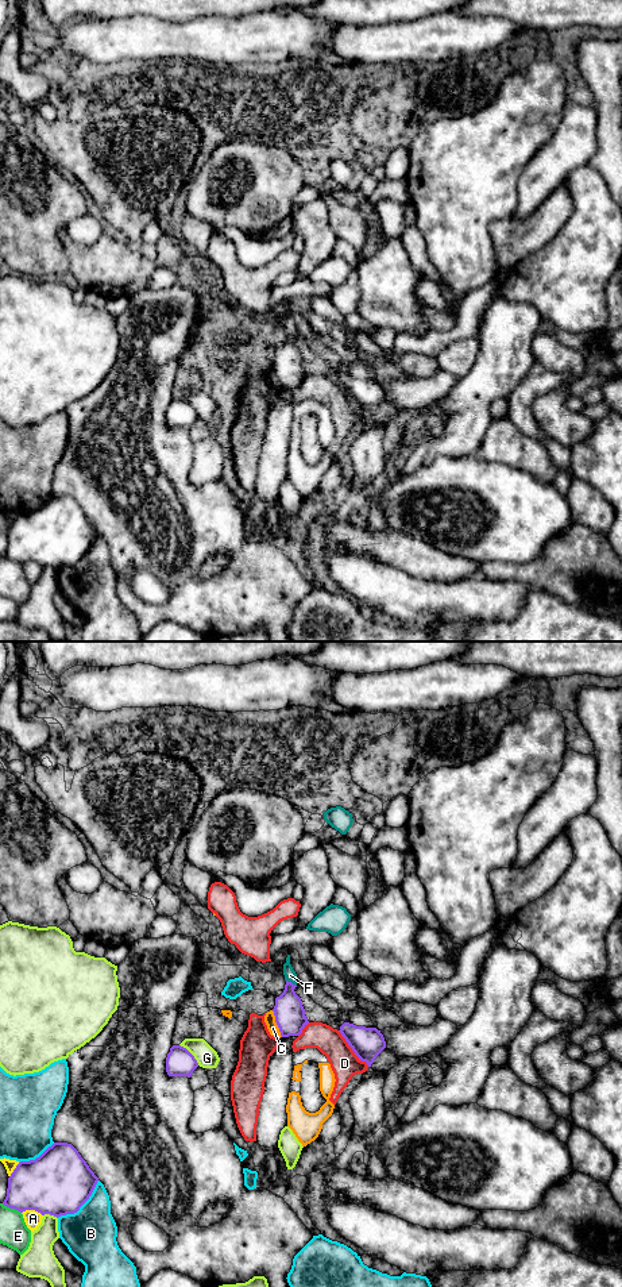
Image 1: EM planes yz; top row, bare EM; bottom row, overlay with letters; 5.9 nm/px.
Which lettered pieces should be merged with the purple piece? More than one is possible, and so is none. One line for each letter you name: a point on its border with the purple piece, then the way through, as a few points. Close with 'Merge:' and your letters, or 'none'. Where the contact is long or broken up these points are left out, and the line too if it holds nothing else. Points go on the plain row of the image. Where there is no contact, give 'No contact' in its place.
F: Touches purple at yz (290, 334). Path across: yz (289, 363), (290, 334), (290, 327)
Merge: F

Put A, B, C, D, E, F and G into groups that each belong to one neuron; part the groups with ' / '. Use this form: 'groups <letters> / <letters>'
groups A / B / C / D / E / F / G

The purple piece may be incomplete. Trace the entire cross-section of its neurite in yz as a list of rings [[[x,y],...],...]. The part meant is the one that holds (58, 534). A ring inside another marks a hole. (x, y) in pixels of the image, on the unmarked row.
[[[54,494],[39,509],[20,513],[8,529],[4,558],[20,564],[35,562],[42,567],[61,569],[74,566],[92,547],[98,529],[81,509],[78,502],[67,494]]]

